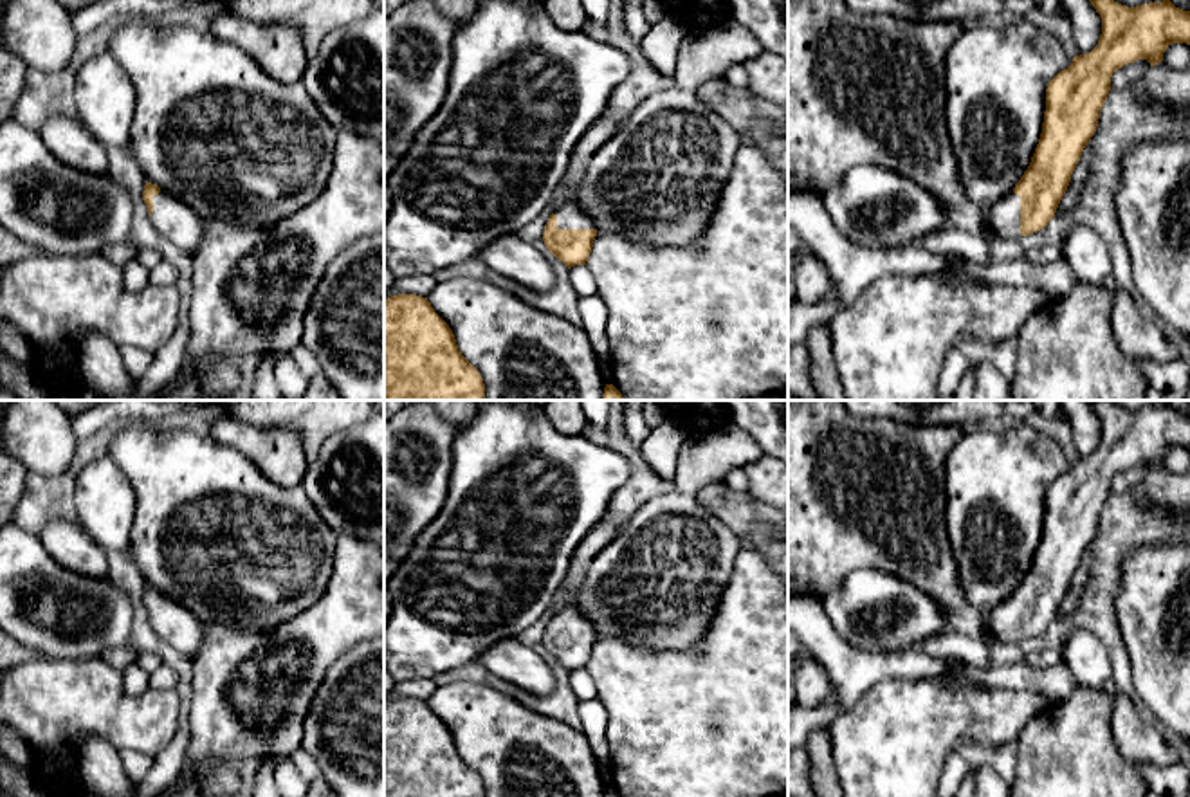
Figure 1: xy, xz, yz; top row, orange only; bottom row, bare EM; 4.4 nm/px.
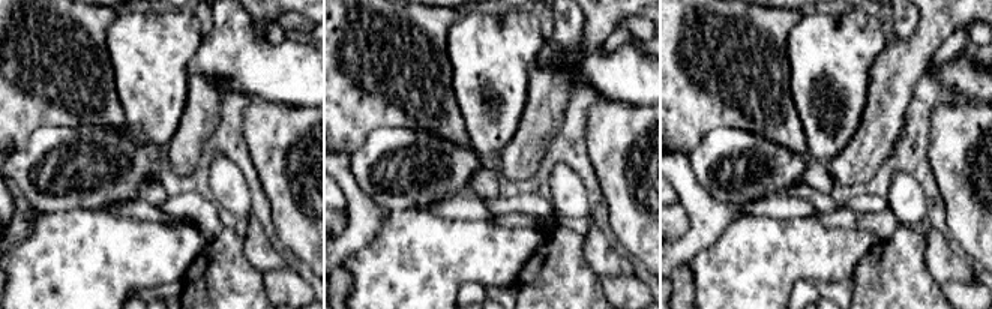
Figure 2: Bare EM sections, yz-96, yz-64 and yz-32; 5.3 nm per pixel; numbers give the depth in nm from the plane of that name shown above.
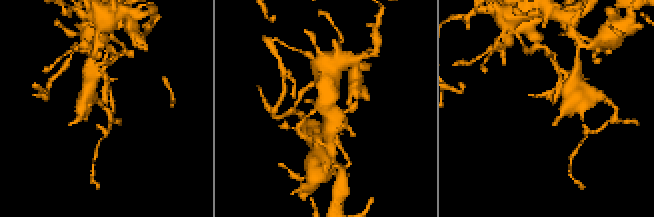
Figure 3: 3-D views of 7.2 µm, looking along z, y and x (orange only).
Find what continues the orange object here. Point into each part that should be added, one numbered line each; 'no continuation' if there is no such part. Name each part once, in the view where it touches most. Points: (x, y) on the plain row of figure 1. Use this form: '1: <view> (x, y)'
1: xz (570, 619)

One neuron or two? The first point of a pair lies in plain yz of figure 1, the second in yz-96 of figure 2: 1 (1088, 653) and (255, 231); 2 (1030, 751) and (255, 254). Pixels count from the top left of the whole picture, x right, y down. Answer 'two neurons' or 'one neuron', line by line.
1: two neurons
2: two neurons

